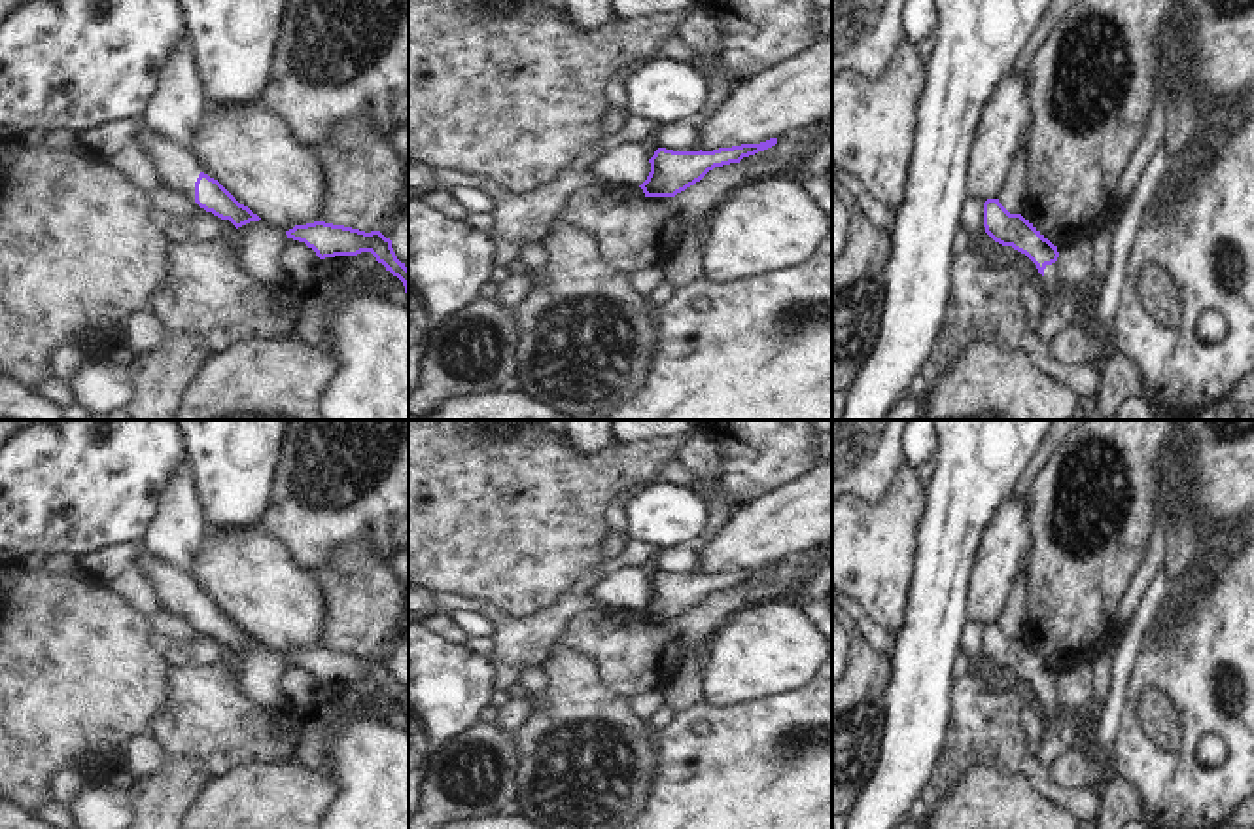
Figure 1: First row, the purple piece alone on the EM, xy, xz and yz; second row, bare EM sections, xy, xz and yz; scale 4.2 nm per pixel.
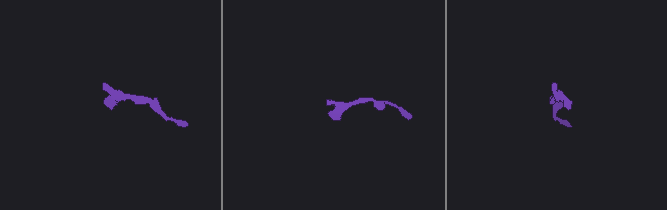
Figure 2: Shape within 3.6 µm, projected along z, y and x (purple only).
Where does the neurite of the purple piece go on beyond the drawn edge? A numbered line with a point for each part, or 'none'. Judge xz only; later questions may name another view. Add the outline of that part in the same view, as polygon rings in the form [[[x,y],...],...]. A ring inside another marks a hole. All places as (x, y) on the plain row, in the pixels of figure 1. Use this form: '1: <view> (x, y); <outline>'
none

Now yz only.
1: yz (1052, 705); [[[1055,687],[1046,689],[1042,714],[1044,714],[1044,715],[1050,715],[1050,717],[1057,717],[1057,715],[1063,714],[1063,704],[1061,704],[1061,700],[1059,700],[1059,697],[1057,697]]]

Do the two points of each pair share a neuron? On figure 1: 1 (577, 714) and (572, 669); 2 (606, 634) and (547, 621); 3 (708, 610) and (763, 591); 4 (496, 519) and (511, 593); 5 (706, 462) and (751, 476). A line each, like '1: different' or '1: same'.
1: same
2: different
3: same
4: same
5: different

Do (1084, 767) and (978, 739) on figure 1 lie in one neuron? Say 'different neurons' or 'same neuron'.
different neurons

